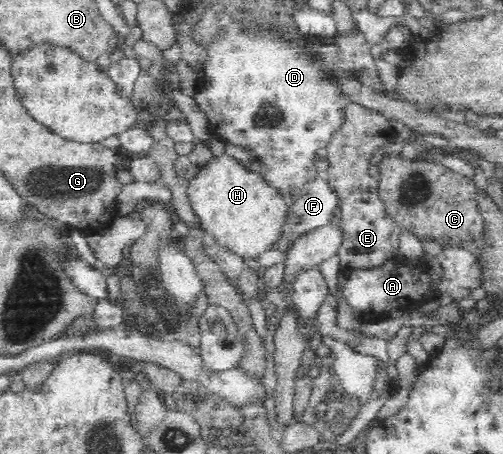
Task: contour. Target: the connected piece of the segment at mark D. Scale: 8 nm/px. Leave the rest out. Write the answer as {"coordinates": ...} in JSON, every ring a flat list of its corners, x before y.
{"coordinates":[[235,20,234,23,224,24,222,32,206,49,206,61,198,73,197,89,193,96,208,118,208,130,212,133,212,137,224,137,227,143,249,150,259,161,261,165,260,174,268,181,268,184,278,188,285,198,294,196,295,188,315,179,316,168,313,163,316,159,316,151,322,147,326,148,337,129,344,125,344,107,353,103,353,99,345,94,344,88,341,87,340,80,336,76,338,70,345,69,341,60,341,47,337,44,337,39,330,36,300,34,300,32,294,34,286,23,264,24,253,23,253,20]]}

